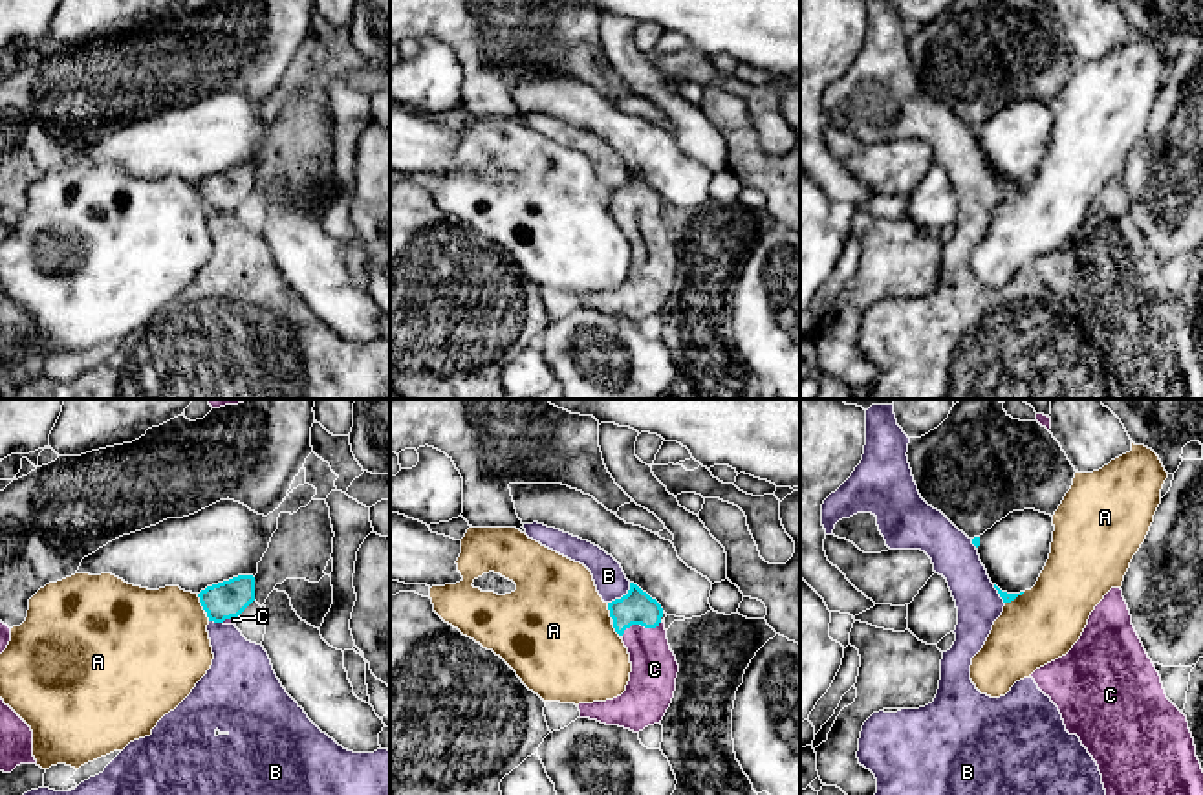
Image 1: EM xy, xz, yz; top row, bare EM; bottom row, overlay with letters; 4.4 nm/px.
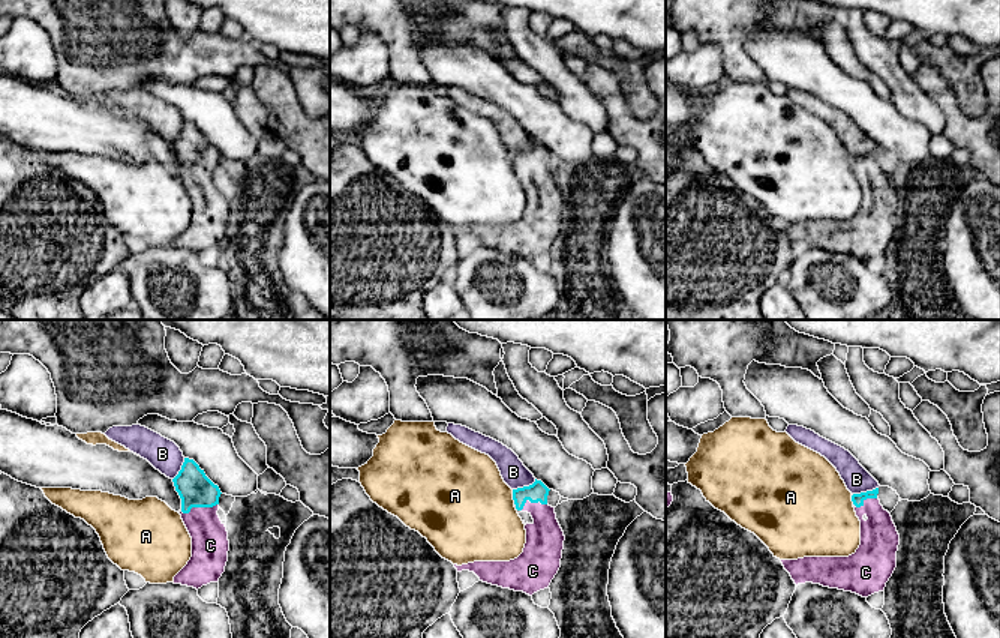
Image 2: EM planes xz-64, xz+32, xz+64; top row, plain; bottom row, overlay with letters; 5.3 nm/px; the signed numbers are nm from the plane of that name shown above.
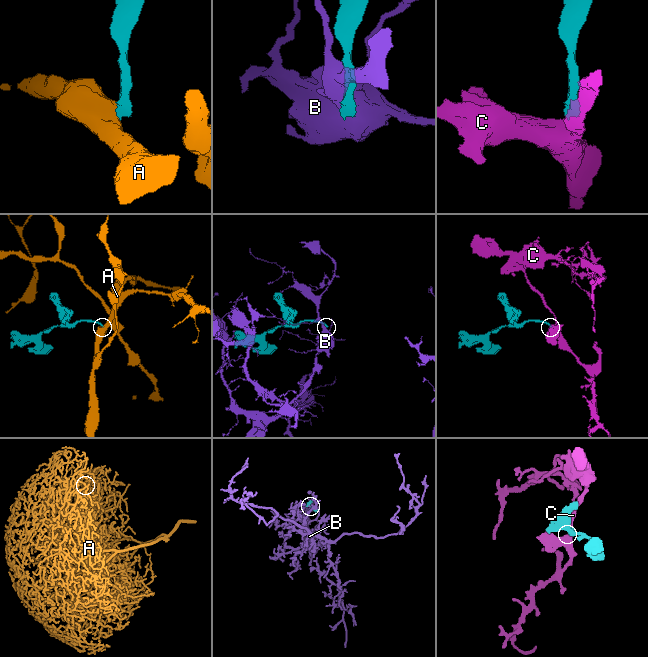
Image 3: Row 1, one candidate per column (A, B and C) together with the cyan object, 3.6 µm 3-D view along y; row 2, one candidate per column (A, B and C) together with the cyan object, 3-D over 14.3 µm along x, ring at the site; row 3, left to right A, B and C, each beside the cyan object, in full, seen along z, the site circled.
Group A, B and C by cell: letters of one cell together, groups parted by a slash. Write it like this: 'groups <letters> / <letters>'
groups A / B / C

